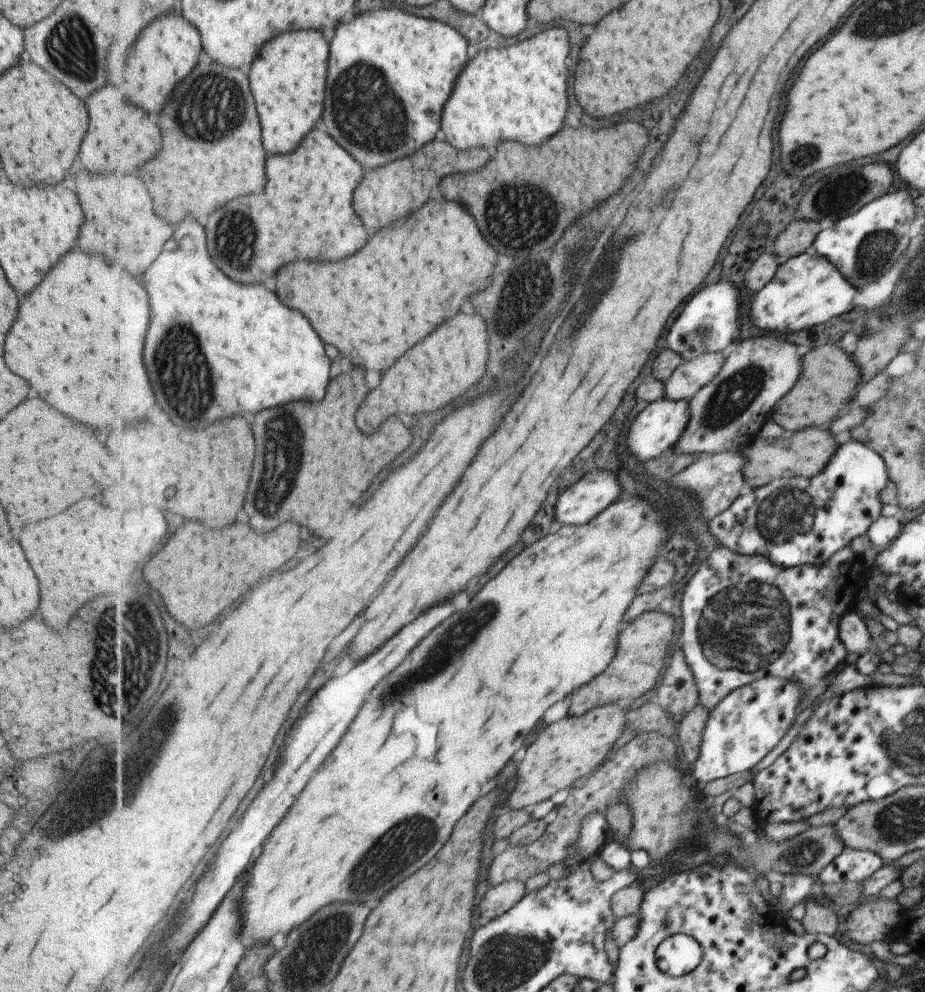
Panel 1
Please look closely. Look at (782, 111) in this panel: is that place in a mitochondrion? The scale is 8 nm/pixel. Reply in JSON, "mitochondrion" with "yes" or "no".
{"mitochondrion":"no"}

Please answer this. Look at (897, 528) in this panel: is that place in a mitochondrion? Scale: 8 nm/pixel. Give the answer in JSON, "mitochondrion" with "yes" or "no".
{"mitochondrion":"no"}

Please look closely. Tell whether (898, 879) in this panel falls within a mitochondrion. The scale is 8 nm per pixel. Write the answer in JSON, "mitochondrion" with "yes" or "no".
{"mitochondrion":"no"}

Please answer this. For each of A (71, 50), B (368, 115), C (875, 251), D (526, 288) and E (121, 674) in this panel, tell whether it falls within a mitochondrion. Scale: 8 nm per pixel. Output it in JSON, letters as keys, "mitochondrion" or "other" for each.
{"A":"mitochondrion","B":"mitochondrion","C":"mitochondrion","D":"mitochondrion","E":"mitochondrion"}

